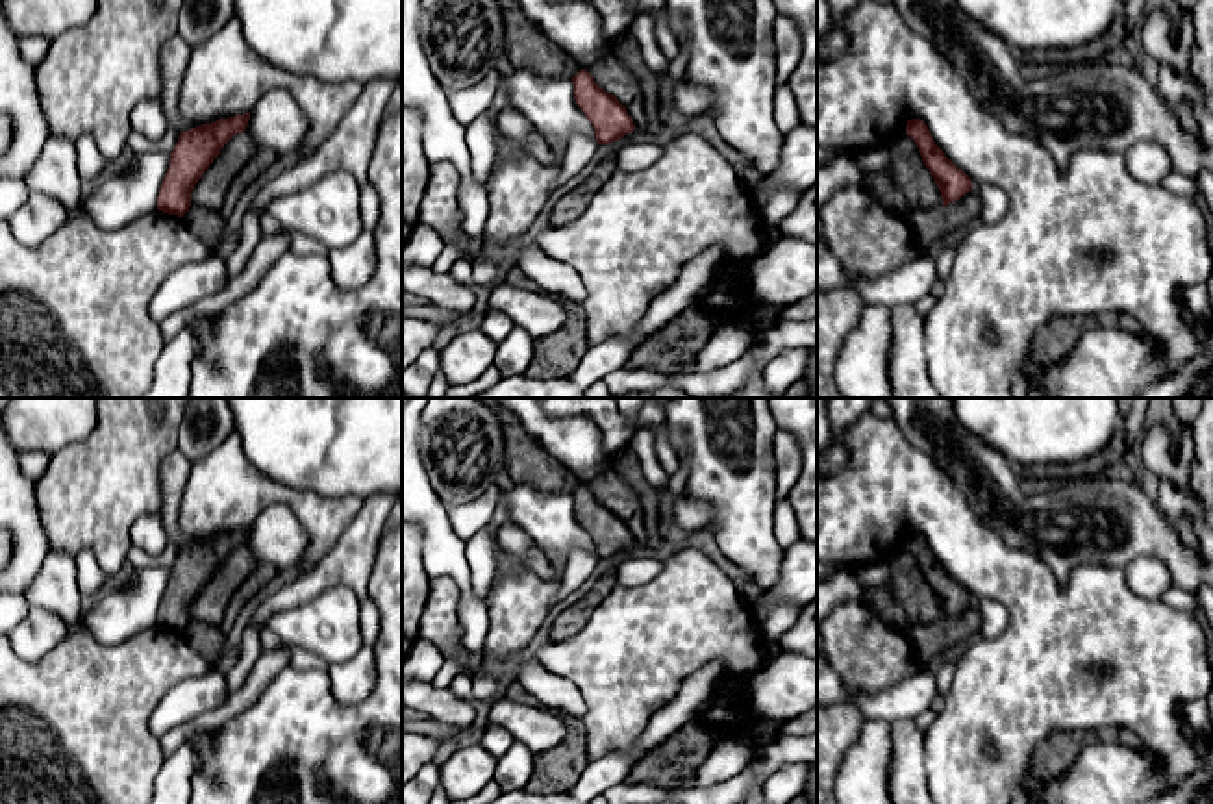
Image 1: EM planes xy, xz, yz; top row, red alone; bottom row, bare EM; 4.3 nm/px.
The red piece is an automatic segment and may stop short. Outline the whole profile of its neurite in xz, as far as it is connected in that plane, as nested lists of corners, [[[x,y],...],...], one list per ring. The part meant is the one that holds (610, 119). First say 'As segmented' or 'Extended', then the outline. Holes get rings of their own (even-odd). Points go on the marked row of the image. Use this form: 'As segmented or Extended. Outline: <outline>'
As segmented. Outline: [[[581,69],[572,83],[574,100],[593,124],[598,144],[611,144],[635,130],[626,107],[602,89],[587,69]]]

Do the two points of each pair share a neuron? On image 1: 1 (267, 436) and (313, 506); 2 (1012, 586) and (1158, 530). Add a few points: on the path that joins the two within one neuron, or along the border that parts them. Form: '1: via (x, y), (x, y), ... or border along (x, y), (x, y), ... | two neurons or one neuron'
1: border along (260, 471), (293, 488), (343, 497) | two neurons
2: border along (1013, 549), (1036, 552), (1060, 577), (1095, 565) | two neurons

